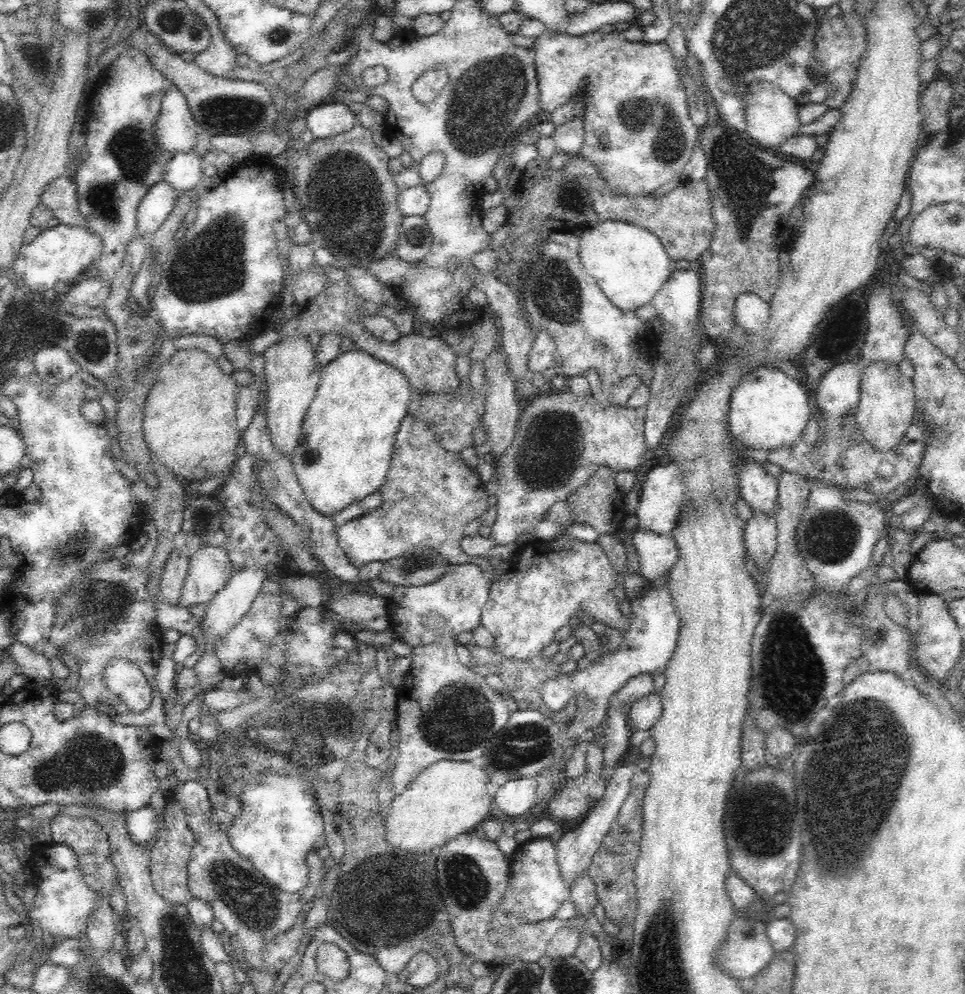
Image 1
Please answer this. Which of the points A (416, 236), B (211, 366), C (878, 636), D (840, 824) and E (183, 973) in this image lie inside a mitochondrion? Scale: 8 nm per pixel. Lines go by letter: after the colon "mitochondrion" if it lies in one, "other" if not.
A: mitochondrion
B: other
C: mitochondrion
D: mitochondrion
E: mitochondrion

